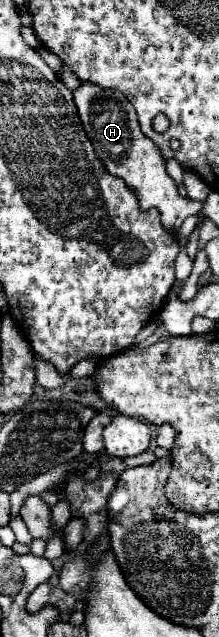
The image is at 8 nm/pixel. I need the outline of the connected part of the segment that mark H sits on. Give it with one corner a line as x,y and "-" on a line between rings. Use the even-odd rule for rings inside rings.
80,83
80,87
76,87
72,95
78,107
80,121
88,139
94,145
96,155
102,159
102,163
112,175
122,177
126,185
136,191
142,209
156,207
162,215
162,225
172,231
178,231
186,217
198,215
202,203
194,203
192,199
180,197
174,179
166,171
166,161
162,159
162,153
152,143
152,139
142,135
134,107
120,91
108,89
106,97
106,89
98,87
96,83

